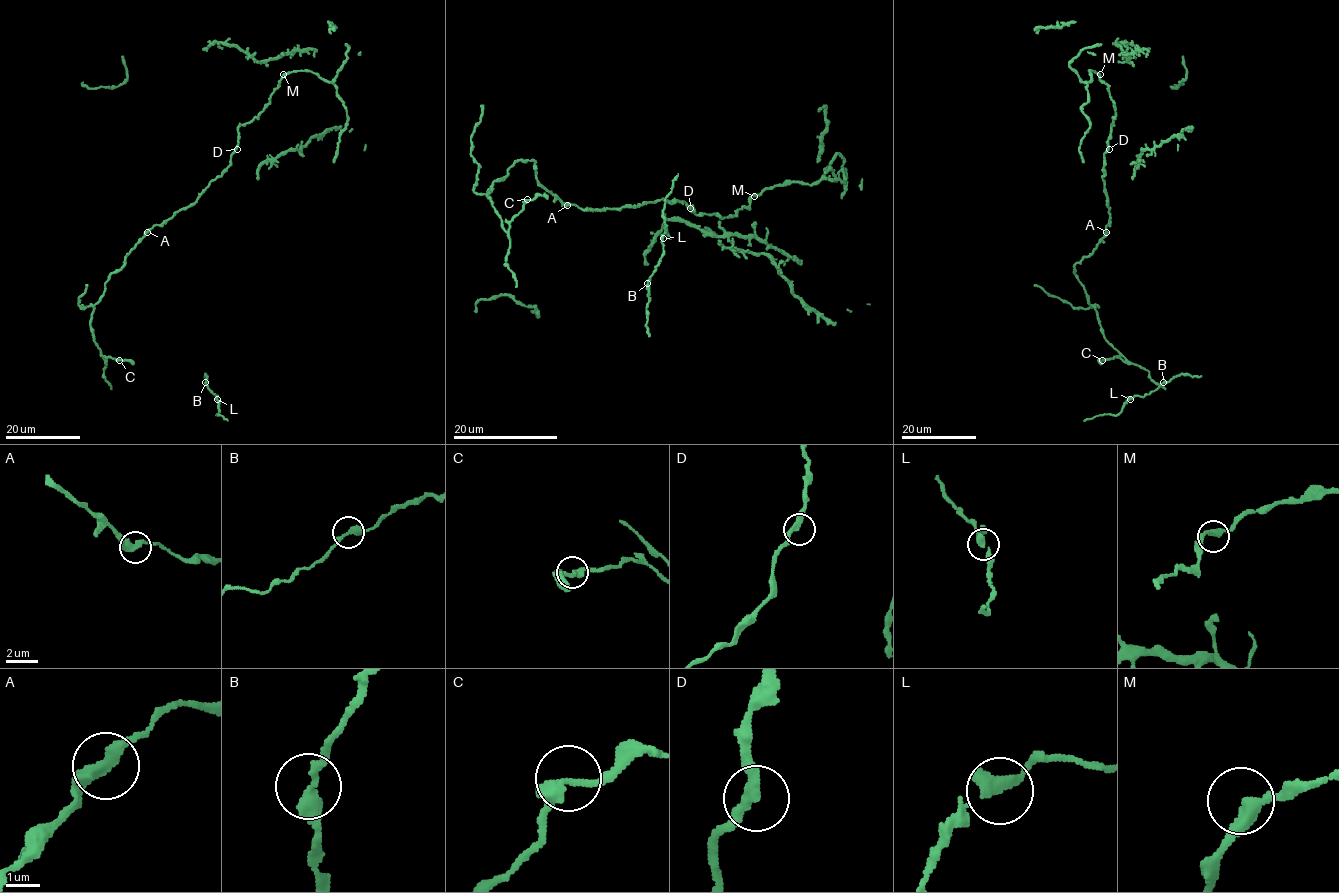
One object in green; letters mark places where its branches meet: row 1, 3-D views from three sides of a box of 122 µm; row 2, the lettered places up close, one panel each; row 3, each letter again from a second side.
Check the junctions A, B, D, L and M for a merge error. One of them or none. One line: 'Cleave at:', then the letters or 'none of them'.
Cleave at: none of them

